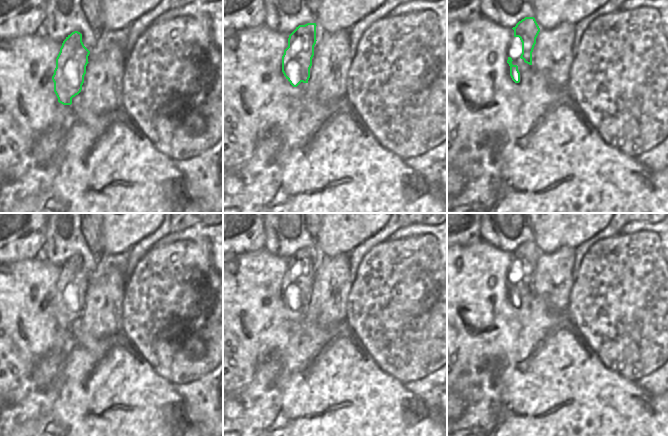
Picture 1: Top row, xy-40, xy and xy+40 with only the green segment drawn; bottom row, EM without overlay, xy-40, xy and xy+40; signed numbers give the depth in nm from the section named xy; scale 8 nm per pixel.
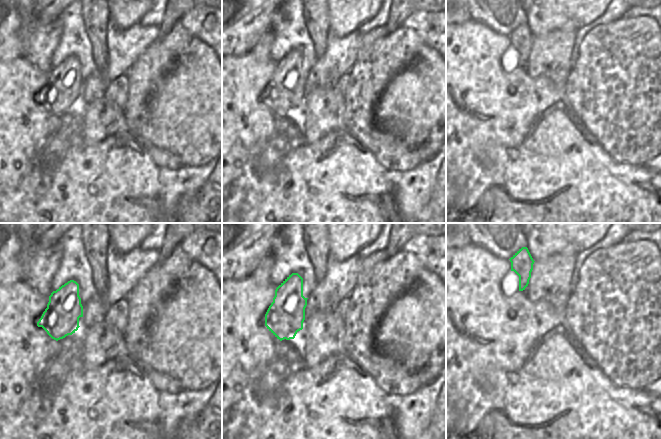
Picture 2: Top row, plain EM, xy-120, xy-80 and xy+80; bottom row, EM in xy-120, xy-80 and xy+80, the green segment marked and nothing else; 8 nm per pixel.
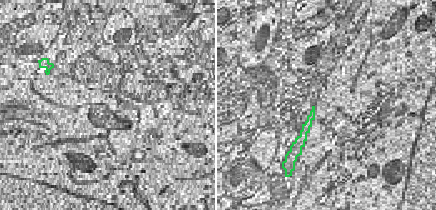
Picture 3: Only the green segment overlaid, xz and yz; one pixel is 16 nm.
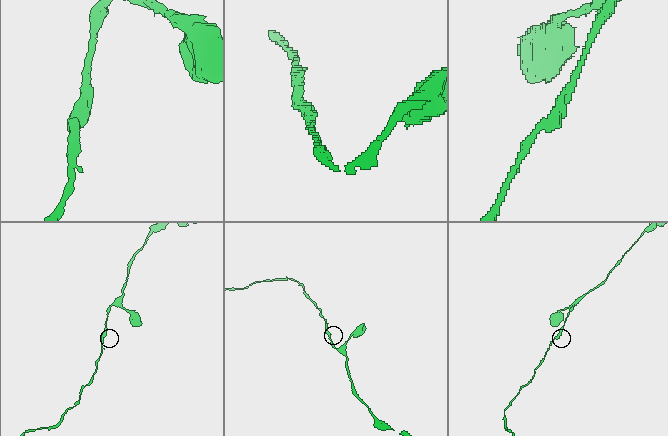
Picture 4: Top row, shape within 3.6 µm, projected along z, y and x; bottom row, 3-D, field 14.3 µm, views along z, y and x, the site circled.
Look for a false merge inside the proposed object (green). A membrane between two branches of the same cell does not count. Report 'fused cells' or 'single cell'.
single cell

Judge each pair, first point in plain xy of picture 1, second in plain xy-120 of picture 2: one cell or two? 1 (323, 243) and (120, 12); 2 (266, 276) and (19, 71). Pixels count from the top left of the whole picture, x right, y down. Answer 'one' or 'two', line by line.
1: one
2: one

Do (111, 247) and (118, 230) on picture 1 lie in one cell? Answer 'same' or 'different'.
same

